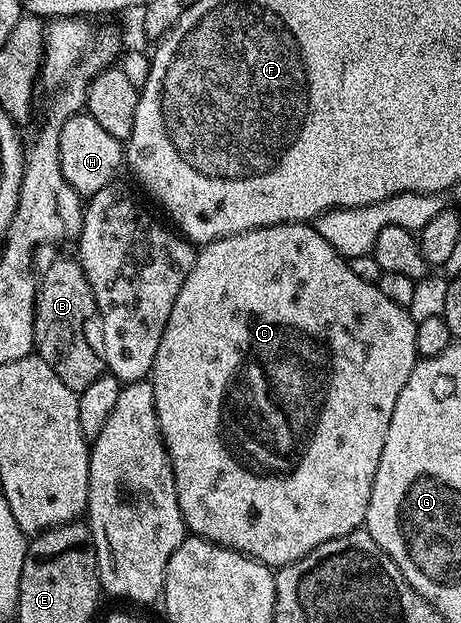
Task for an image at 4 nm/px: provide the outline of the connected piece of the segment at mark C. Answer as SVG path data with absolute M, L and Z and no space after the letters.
M312 223L276 224L275 226L252 228L246 232L212 240L209 244L204 245L198 251L195 258L195 266L191 266L191 274L187 274L183 286L179 286L179 295L175 298L175 306L171 306L171 314L167 317L167 326L163 330L163 338L159 338L159 350L155 350L155 362L151 373L155 414L157 415L165 449L169 455L171 470L175 474L175 494L179 498L179 510L183 514L183 522L186 529L192 535L201 536L213 544L230 548L236 552L242 552L244 556L258 560L261 564L268 564L274 570L303 558L308 552L315 550L315 546L319 546L331 538L339 538L343 534L351 534L358 531L365 523L367 506L371 502L371 490L375 482L375 470L379 470L379 458L383 454L383 442L387 438L387 426L391 426L391 414L395 414L395 402L399 402L399 390L403 390L403 386L407 386L407 378L419 359L415 350L416 329L417 321L411 318L409 309L403 306L395 306L395 302L390 302L377 289L376 284L363 282L363 278L355 275L351 271L348 259L339 255L335 250L335 246L331 246L327 242L327 238L323 238L323 234L319 234Z

